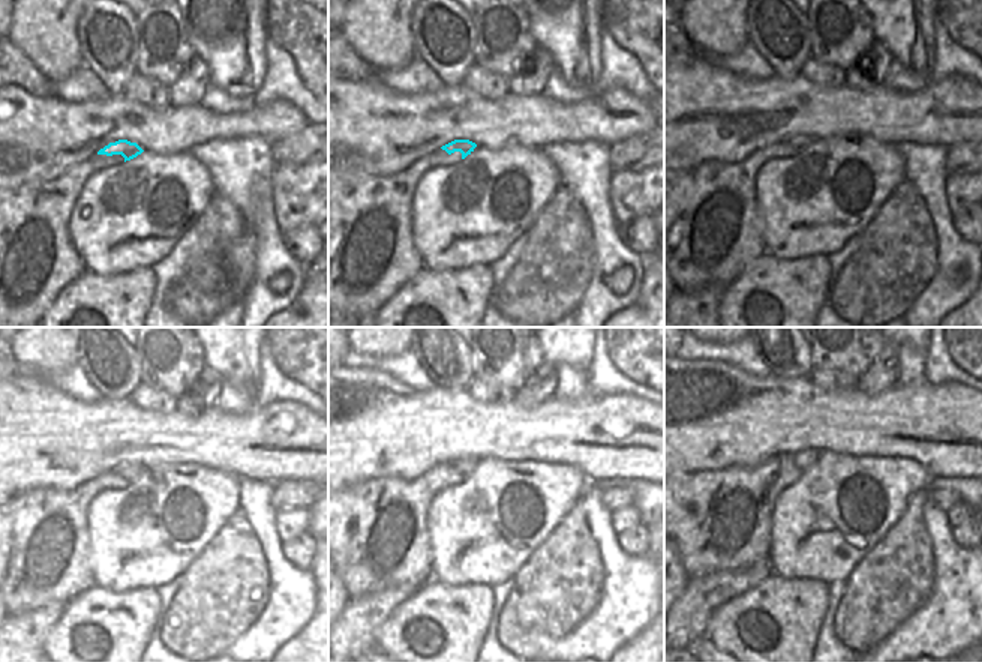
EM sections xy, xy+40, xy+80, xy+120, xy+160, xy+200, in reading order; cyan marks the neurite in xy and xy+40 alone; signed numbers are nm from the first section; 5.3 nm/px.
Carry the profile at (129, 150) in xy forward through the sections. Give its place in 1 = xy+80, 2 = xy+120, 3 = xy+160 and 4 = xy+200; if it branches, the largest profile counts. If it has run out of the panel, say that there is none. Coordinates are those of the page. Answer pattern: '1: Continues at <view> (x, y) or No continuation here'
1: Continues at xy+80 (799, 141)
2: Continues at xy+120 (131, 472)
3: Continues at xy+160 (465, 466)
4: Continues at xy+200 (805, 458).

